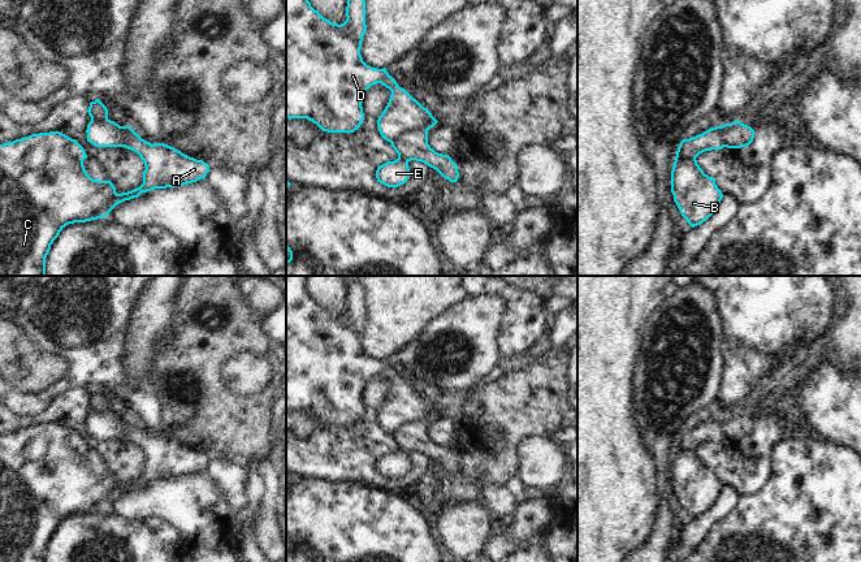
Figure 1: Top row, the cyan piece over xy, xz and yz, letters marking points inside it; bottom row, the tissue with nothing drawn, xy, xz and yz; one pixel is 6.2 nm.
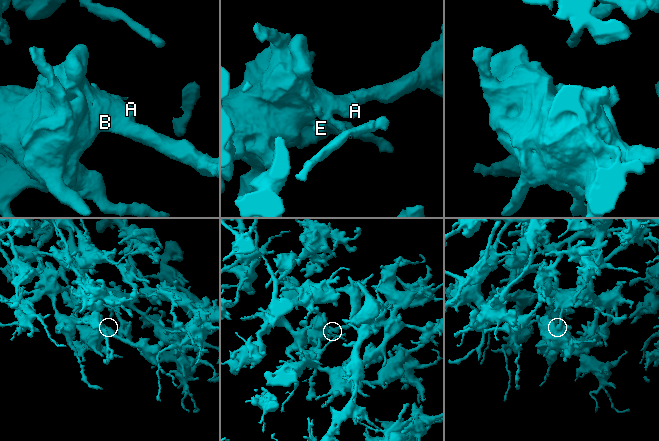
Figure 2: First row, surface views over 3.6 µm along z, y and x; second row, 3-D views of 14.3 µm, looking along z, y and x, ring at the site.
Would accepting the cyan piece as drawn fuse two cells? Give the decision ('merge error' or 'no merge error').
merge error

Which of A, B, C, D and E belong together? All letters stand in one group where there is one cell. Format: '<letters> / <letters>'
A B C D / E

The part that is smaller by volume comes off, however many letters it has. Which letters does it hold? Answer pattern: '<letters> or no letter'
E

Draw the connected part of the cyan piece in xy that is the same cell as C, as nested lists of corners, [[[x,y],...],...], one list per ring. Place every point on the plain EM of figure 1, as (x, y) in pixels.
[[[91,411],[87,416],[87,433],[94,436],[95,438],[125,438],[127,441],[131,441],[137,444],[140,450],[144,454],[144,463],[143,463],[143,475],[127,484],[116,484],[116,479],[113,475],[108,472],[99,472],[91,470],[83,457],[83,451],[87,450],[87,446],[83,441],[83,438],[75,432],[69,429],[68,427],[60,424],[60,423],[49,423],[49,424],[39,424],[39,425],[31,425],[29,428],[25,428],[22,431],[16,431],[13,433],[8,433],[4,436],[0,436],[0,562],[46,562],[46,549],[51,541],[51,536],[53,532],[59,528],[60,523],[69,515],[74,514],[86,514],[91,511],[98,511],[101,509],[107,509],[107,506],[120,494],[125,492],[130,492],[133,489],[138,489],[142,484],[147,484],[155,480],[166,480],[166,479],[176,479],[176,477],[183,477],[187,475],[196,474],[202,470],[205,470],[207,464],[209,463],[209,457],[204,454],[203,451],[196,451],[194,449],[190,449],[181,442],[176,441],[174,438],[170,438],[164,435],[155,435],[151,436],[150,433],[142,431],[139,425],[135,424],[133,429],[127,428],[126,422],[116,415],[114,412],[107,411],[105,414],[98,414],[95,411]]]

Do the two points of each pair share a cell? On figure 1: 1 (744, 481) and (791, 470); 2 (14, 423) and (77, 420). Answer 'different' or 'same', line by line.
1: different
2: same

